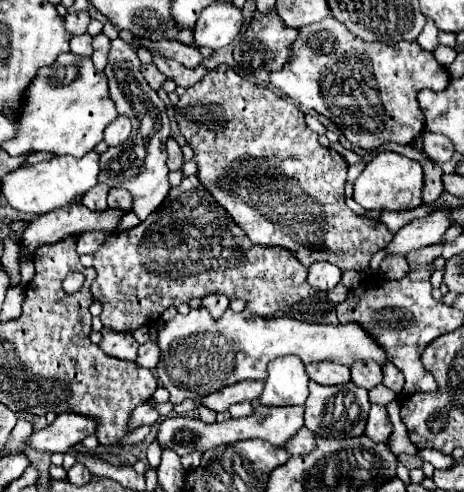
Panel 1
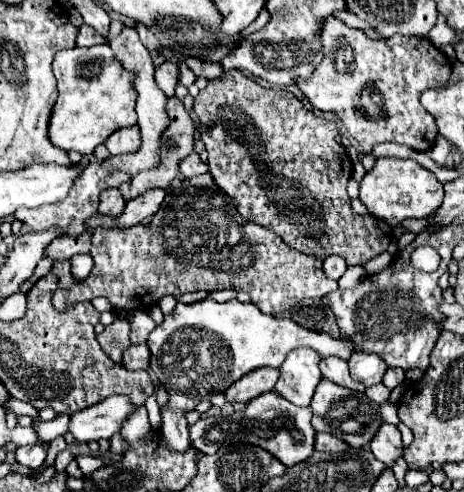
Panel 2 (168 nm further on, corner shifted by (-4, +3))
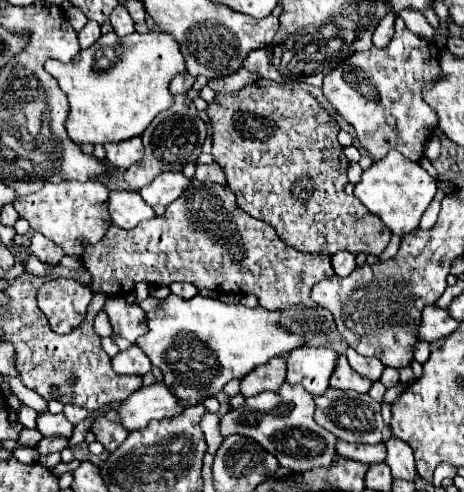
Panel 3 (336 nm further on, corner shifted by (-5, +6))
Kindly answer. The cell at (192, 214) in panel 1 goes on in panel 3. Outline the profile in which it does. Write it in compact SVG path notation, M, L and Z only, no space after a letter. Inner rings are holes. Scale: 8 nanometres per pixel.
M197 182L197 186L187 188L181 198L177 198L175 202L167 206L163 216L145 220L133 230L123 230L111 224L101 242L85 248L85 266L91 272L91 284L87 286L83 286L77 280L57 278L57 280L45 282L39 288L39 294L37 294L39 308L47 316L51 328L57 334L67 334L81 322L83 308L87 306L87 302L93 298L95 292L103 292L105 296L129 294L139 282L145 282L149 286L169 286L171 282L191 282L199 290L207 288L213 292L255 294L259 300L259 306L267 310L287 310L299 302L309 300L311 288L315 282L333 276L331 258L327 254L309 254L309 252L293 250L277 236L271 224L261 222L249 216L247 212L243 212L235 202L235 194L227 186L211 184L211 182Z

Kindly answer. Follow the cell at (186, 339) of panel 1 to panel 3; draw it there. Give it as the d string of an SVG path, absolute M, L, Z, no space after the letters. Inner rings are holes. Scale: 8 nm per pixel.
M169 294L163 300L163 306L147 314L149 332L137 340L137 346L141 350L147 350L147 356L153 362L153 366L157 366L163 372L163 384L175 394L177 402L189 408L189 406L201 404L209 396L215 396L217 394L215 382L219 382L219 392L221 392L229 380L243 378L247 372L251 372L261 364L267 364L271 358L287 356L293 348L299 348L305 344L305 338L301 334L289 332L279 324L280 315L281 310L272 312L261 306L247 308L241 302L225 304L219 298L207 298L199 294L189 300Z

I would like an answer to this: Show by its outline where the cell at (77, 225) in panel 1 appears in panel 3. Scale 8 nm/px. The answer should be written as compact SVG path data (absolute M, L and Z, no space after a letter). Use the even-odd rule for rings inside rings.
M181 172L177 174L161 174L157 176L149 186L141 188L139 194L145 200L147 206L167 206L173 200L177 200L185 188L191 184L191 180L187 180Z

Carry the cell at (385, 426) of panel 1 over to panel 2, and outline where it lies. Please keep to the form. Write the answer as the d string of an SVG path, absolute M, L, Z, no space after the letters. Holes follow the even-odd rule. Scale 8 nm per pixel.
M382 423L380 429L378 429L378 433L376 433L376 437L370 441L370 451L386 467L392 467L404 455L402 435L400 435L398 427Z

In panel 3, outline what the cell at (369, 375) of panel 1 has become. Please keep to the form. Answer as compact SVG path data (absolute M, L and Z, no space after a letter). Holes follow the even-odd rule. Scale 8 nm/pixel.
M347 348L347 360L349 360L349 366L361 374L363 378L369 378L369 380L379 380L385 366L381 364L379 358L367 358L367 356L361 356L357 354L353 348Z

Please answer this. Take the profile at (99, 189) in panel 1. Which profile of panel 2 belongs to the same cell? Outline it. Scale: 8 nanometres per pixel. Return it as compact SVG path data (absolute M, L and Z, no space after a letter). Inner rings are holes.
M106 189L100 195L100 213L108 215L108 217L118 217L124 211L124 197L120 193L120 189Z

